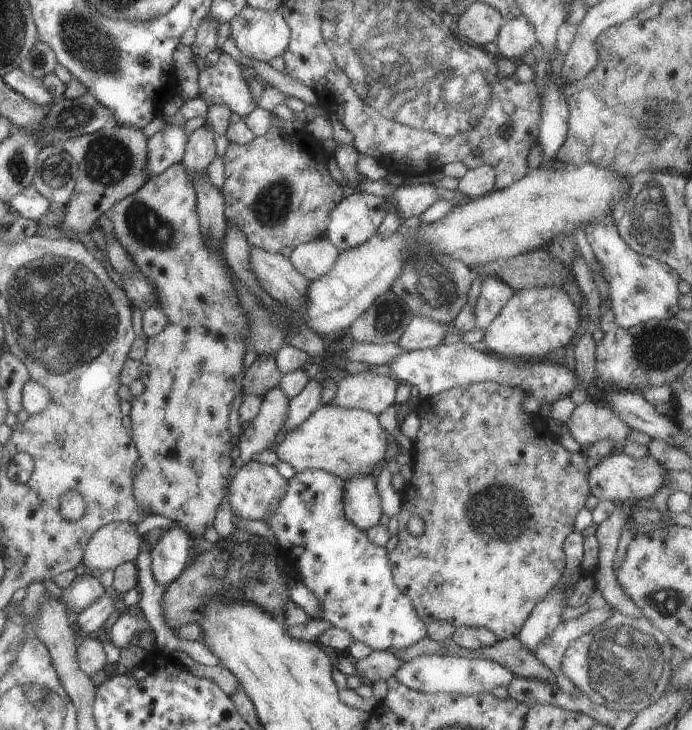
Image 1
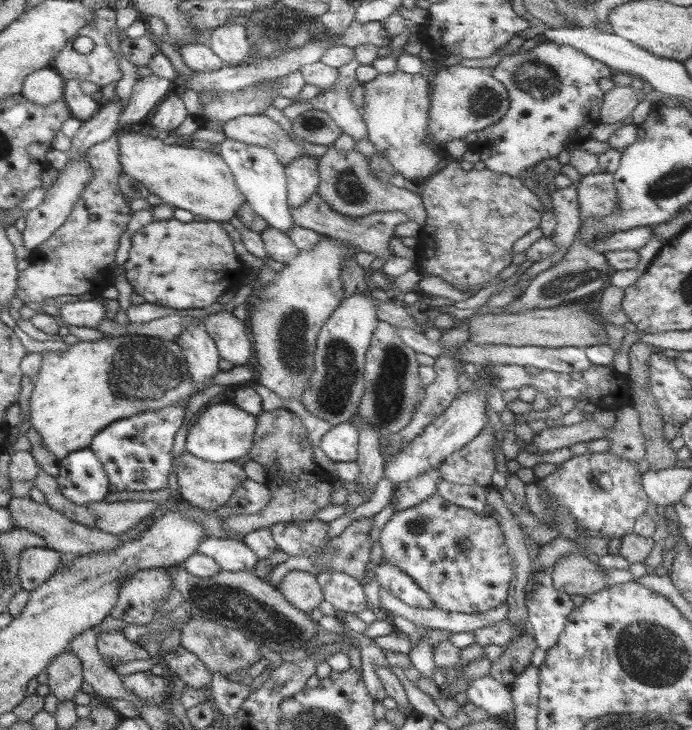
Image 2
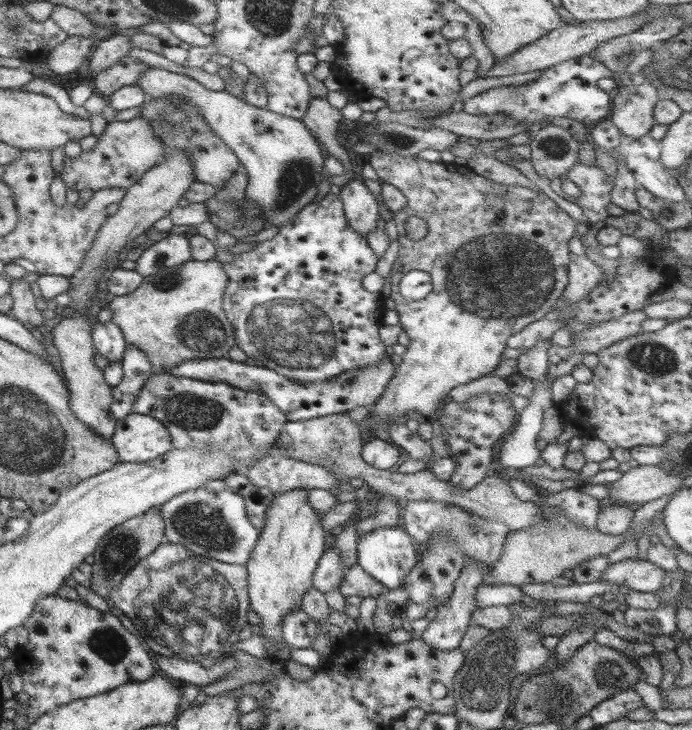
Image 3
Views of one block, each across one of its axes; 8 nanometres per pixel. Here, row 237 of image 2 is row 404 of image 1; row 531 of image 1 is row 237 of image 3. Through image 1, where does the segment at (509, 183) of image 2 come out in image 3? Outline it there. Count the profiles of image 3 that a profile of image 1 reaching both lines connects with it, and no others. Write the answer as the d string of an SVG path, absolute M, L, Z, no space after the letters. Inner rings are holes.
M372 151L368 154L368 161L370 166L375 171L378 179L381 182L386 182L395 186L403 196L406 198L406 205L400 210L392 213L398 236L396 238L399 242L399 250L397 259L391 265L389 273L390 282L390 299L393 300L395 307L393 310L397 312L399 321L403 332L408 336L409 342L404 353L400 359L396 360L394 375L387 381L384 386L384 391L381 396L374 402L373 412L371 415L365 417L369 422L369 429L375 430L381 424L392 423L394 421L402 420L404 417L415 416L420 419L431 419L432 416L440 409L443 402L448 399L448 392L451 388L459 386L459 384L467 384L471 380L475 380L485 374L493 372L501 361L501 352L506 346L506 340L509 336L519 332L523 327L535 320L539 320L544 316L550 314L551 308L556 304L556 301L561 296L563 289L568 281L568 264L570 261L570 253L567 247L567 240L575 234L574 221L562 209L559 209L555 202L551 201L549 197L544 195L540 190L529 190L523 186L507 186L504 184L497 184L493 180L487 180L479 174L475 174L469 168L458 167L455 162L428 162L417 157L417 155L401 156L383 153L381 151ZM408 216L418 216L425 221L427 232L425 236L419 240L411 240L405 235L404 225L405 219ZM409 270L423 270L430 276L432 282L432 289L425 298L417 301L407 301L399 295L399 279L403 274Z

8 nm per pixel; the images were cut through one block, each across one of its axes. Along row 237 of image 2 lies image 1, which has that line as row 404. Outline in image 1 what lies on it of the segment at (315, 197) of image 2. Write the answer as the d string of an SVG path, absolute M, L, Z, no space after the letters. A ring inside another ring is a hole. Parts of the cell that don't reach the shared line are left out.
M369 371L346 373L345 376L337 379L337 383L337 392L328 404L339 408L361 409L375 416L394 403L393 398L400 384L393 377L377 375Z

